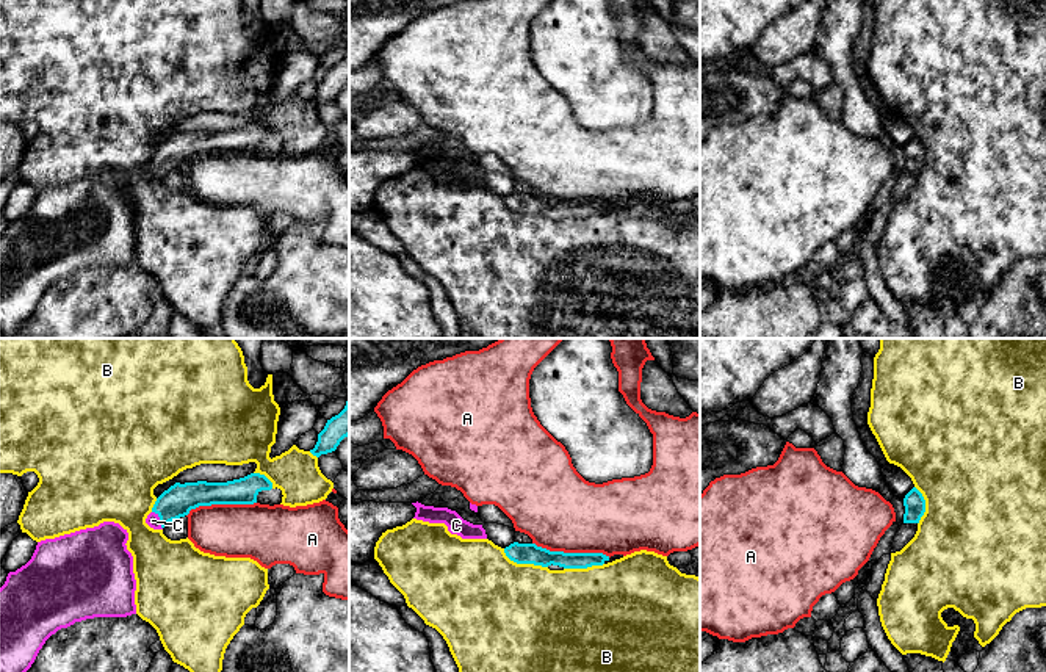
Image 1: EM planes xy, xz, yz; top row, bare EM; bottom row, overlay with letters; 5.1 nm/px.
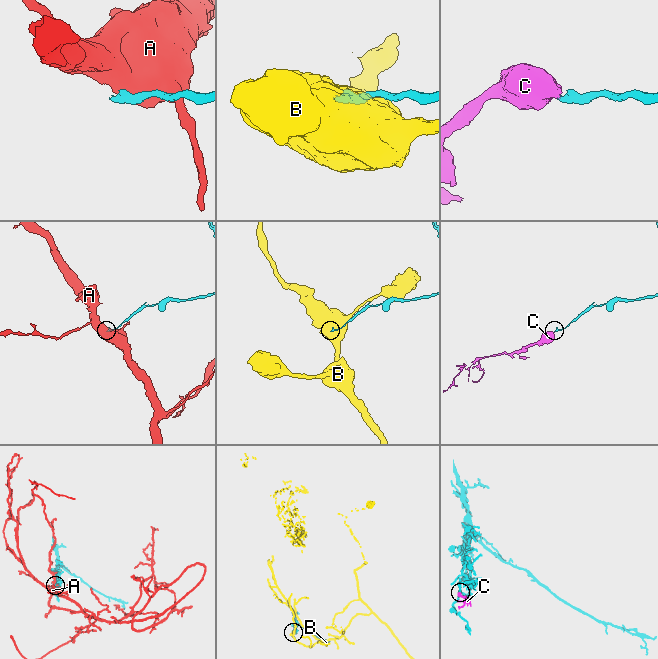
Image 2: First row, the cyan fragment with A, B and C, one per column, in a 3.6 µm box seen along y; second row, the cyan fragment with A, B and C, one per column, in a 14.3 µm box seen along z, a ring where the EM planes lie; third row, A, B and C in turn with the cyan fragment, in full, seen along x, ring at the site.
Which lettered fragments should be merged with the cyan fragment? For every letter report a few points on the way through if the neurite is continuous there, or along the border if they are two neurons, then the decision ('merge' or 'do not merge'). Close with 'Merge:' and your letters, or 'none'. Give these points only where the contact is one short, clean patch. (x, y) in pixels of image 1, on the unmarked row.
A: do not merge
B: do not merge
C: runs through xy (176, 151), (160, 169), (152, 169); merge
Merge: C

